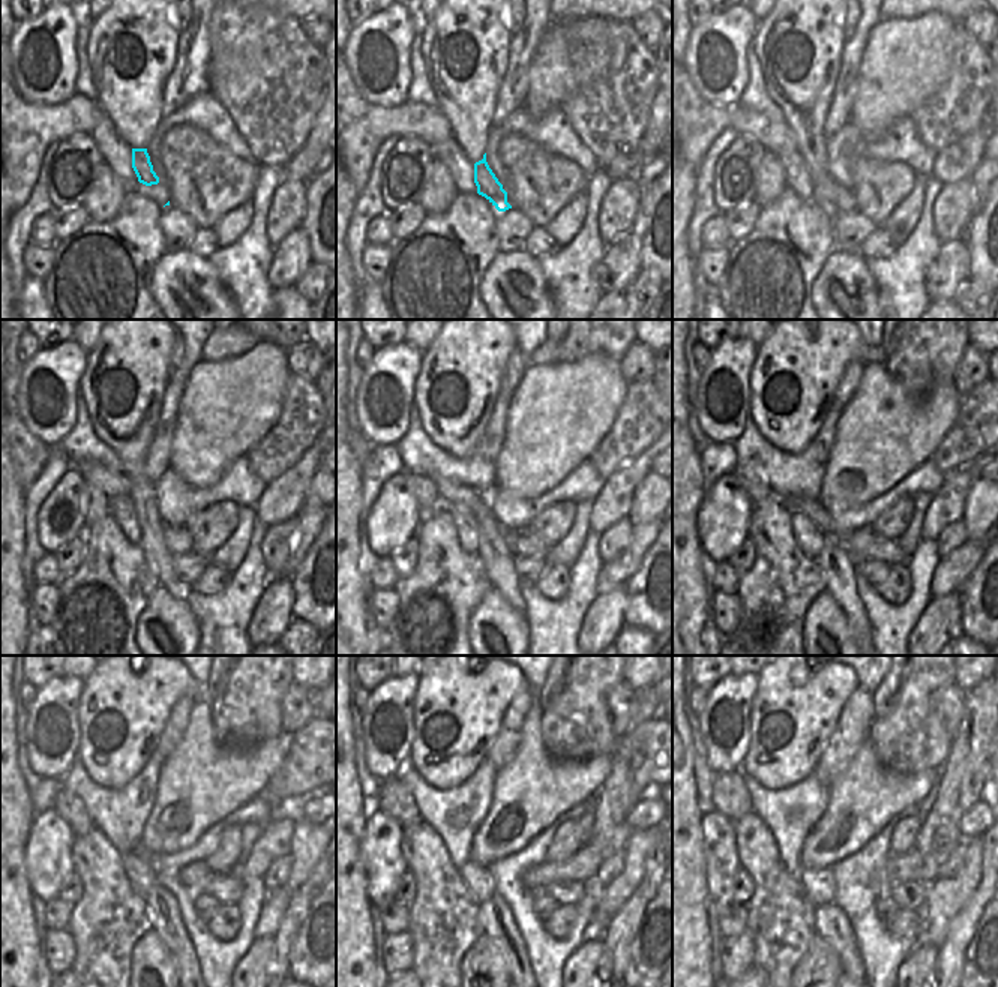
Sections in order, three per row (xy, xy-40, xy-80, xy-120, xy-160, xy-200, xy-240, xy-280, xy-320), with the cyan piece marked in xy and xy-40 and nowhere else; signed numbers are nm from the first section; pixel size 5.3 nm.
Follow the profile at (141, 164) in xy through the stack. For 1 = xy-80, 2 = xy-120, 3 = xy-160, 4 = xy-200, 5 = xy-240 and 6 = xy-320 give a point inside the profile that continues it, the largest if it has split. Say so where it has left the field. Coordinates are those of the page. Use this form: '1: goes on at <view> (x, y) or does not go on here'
1: goes on at xy-80 (844, 200)
2: goes on at xy-120 (177, 539)
3: goes on at xy-160 (521, 542)
4: goes on at xy-200 (865, 543)
5: goes on at xy-240 (225, 888)
6: goes on at xy-320 (908, 894)

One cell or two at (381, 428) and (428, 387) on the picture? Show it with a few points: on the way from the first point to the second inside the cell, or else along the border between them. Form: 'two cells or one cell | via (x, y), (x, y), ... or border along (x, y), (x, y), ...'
two cells | border along (420, 365), (413, 387), (413, 402)

